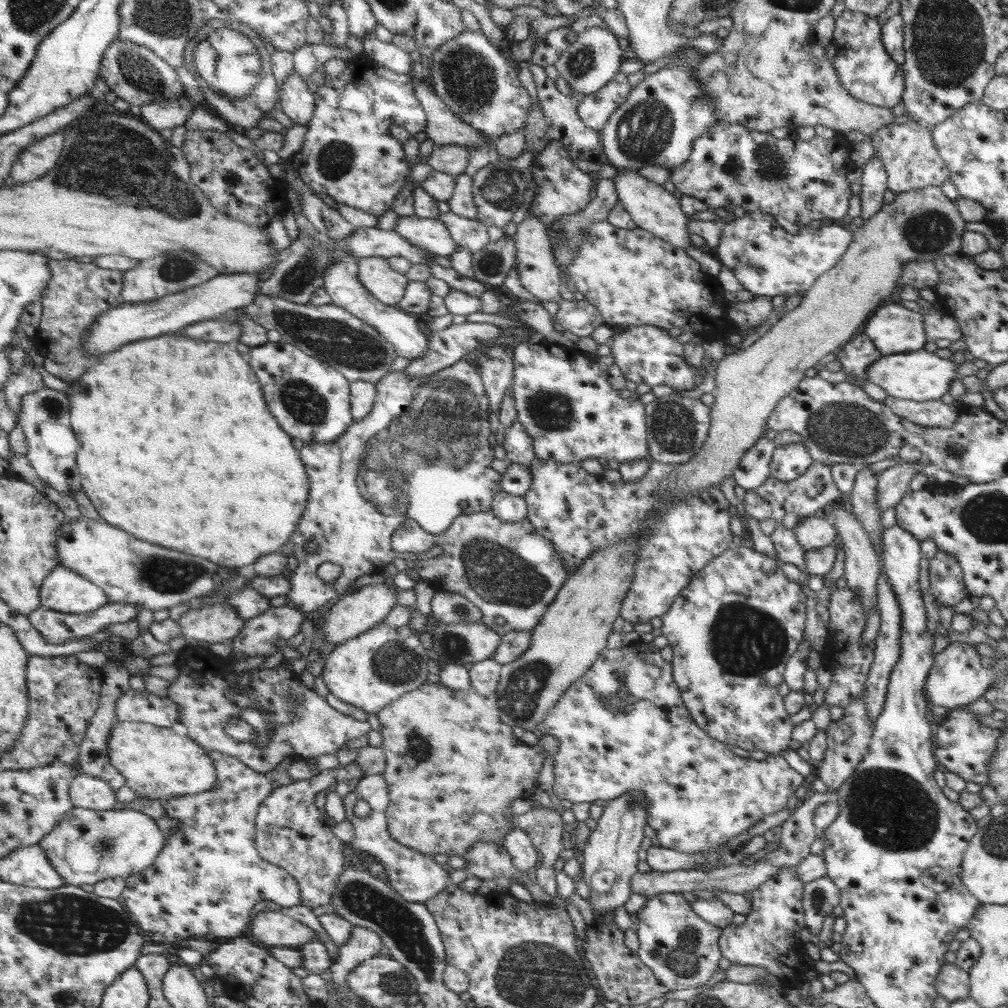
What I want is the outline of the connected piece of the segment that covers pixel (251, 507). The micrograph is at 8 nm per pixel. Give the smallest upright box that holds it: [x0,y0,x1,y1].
[67,334,313,572]

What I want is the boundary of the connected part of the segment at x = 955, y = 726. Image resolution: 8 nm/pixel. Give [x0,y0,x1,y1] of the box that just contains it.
[933,708,999,786]

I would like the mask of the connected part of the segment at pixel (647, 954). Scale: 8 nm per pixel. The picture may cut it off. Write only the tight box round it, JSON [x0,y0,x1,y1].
[635,894,721,992]

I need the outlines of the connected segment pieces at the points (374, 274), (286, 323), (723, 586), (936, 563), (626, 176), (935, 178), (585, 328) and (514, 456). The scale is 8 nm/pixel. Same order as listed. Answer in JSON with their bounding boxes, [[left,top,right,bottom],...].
[[359,256,409,306],[245,294,399,384],[659,546,807,756],[929,550,967,606],[613,170,695,248],[867,120,949,194],[553,300,603,338],[503,418,537,464]]

